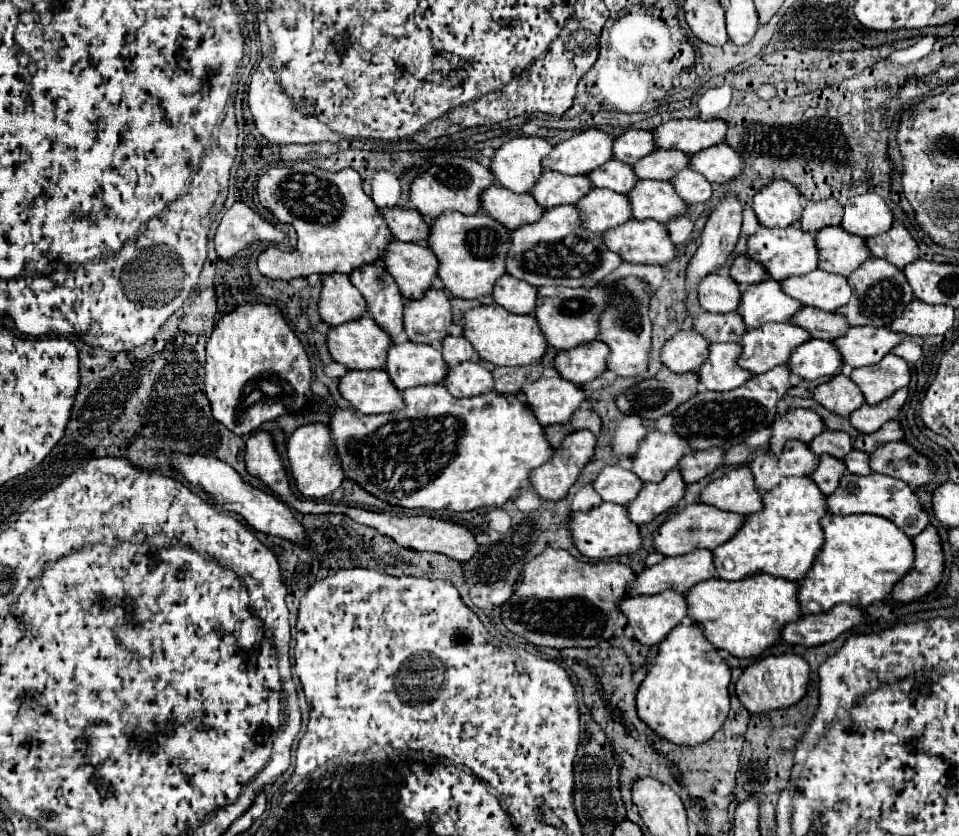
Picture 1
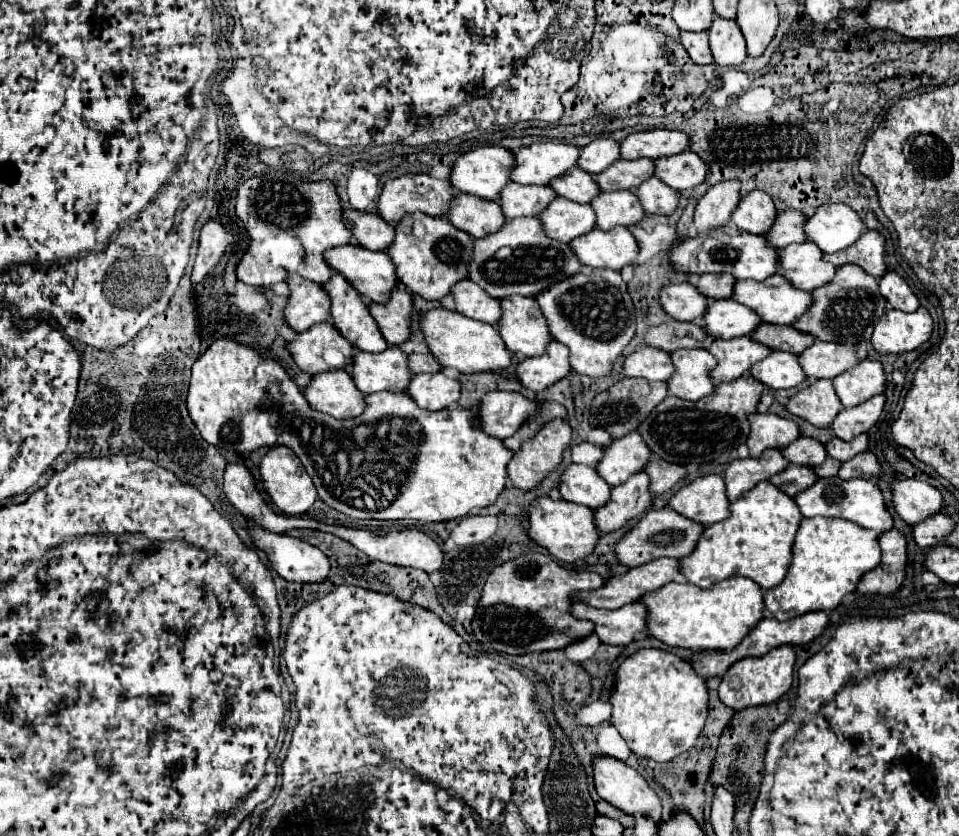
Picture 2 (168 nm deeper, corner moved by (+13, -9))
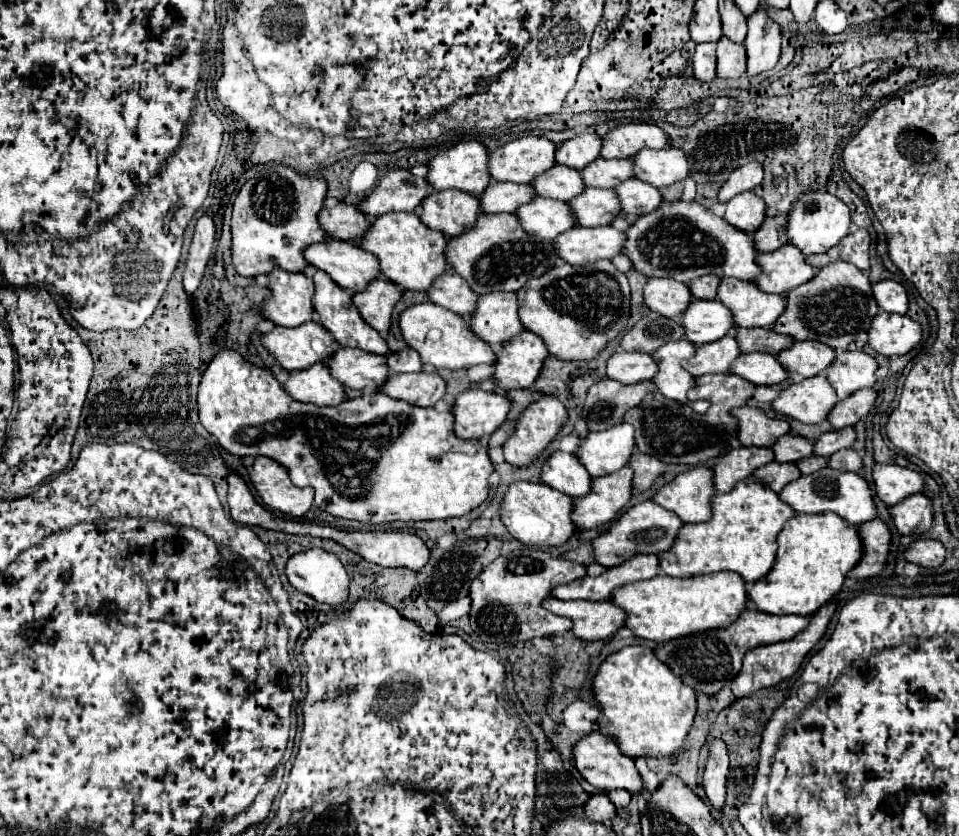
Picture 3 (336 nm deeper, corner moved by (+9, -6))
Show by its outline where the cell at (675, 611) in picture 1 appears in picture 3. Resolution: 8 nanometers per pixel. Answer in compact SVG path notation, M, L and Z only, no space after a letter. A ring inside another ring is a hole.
M546 598L544 608L552 614L566 616L574 620L572 632L580 640L606 640L624 628L626 612L608 602L588 602L588 600L558 600Z

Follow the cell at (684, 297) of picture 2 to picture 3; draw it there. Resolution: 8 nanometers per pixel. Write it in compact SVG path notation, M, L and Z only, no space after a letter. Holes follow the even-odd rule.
M652 278L644 288L644 302L648 308L672 320L682 318L686 306L690 306L690 300L690 288L674 278Z

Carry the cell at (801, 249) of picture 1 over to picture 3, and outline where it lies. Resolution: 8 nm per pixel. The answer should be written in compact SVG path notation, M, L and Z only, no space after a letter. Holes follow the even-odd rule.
M664 202L652 214L640 216L626 236L624 252L644 276L668 276L690 284L704 274L716 274L718 278L732 276L740 280L754 280L762 274L762 268L756 262L758 250L754 248L752 236L734 230L724 218L714 216L696 202Z

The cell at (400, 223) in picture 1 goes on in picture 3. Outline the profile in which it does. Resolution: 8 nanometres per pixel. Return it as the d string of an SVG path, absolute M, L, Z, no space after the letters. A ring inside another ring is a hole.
M340 202L336 208L322 208L318 222L326 234L346 242L358 242L372 228L372 222L366 214L362 214L362 210L344 202Z

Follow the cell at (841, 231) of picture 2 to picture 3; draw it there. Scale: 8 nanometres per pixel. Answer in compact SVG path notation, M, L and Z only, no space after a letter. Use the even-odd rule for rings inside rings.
M806 192L800 200L796 200L790 220L788 220L788 242L798 246L806 256L826 252L834 248L848 232L850 232L850 210L848 206L828 192Z

